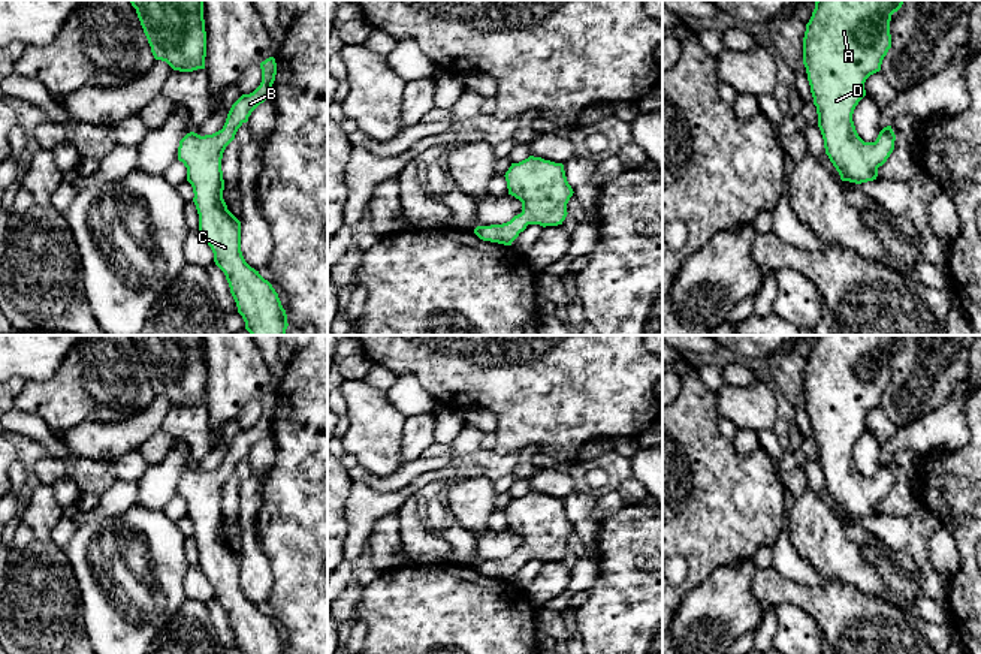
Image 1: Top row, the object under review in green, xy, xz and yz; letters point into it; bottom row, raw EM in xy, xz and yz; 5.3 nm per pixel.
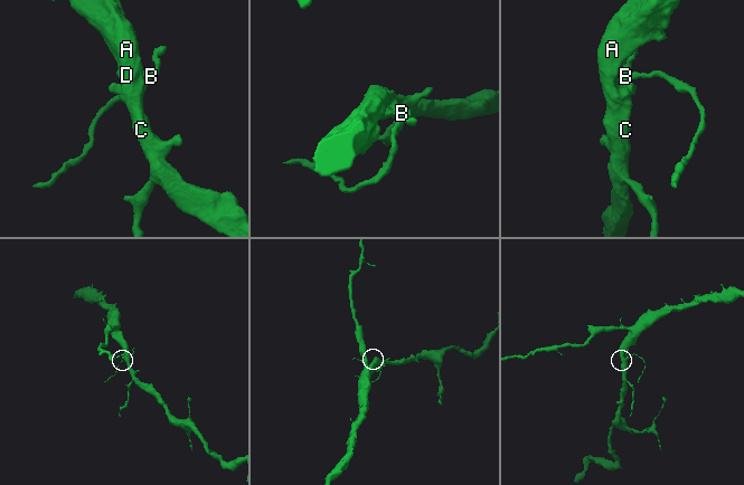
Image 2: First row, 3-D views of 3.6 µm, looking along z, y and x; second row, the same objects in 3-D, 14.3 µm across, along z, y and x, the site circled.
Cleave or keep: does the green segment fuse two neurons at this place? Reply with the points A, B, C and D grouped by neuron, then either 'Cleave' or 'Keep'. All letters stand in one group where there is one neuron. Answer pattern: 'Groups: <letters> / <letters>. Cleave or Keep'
Groups: A B C D. Keep

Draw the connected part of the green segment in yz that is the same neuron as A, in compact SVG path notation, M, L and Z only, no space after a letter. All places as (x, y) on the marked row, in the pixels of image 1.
M817 0L803 37L803 64L806 67L818 127L825 154L842 181L855 184L873 181L894 150L896 135L891 126L884 127L875 142L864 142L854 126L852 114L866 96L866 79L881 70L891 48L890 21L903 0Z

